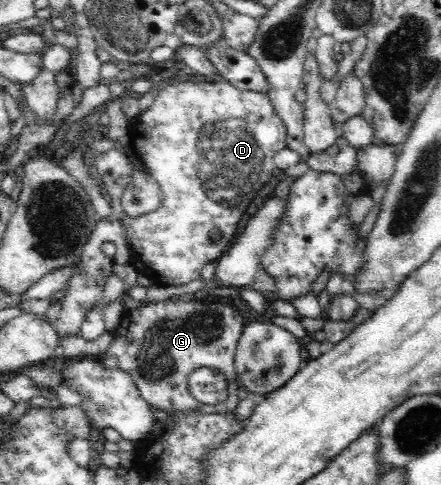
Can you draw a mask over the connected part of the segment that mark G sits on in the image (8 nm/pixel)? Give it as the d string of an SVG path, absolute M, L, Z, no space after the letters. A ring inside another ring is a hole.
M231 291L219 297L219 301L205 299L204 294L193 299L143 303L137 308L125 309L119 325L111 332L111 343L103 359L108 356L117 359L117 368L135 382L141 398L168 415L229 413L240 401L237 390L241 382L236 374L234 355L245 327L245 319L235 308L235 293ZM197 367L209 367L226 377L228 396L224 402L205 405L189 395L187 375Z

